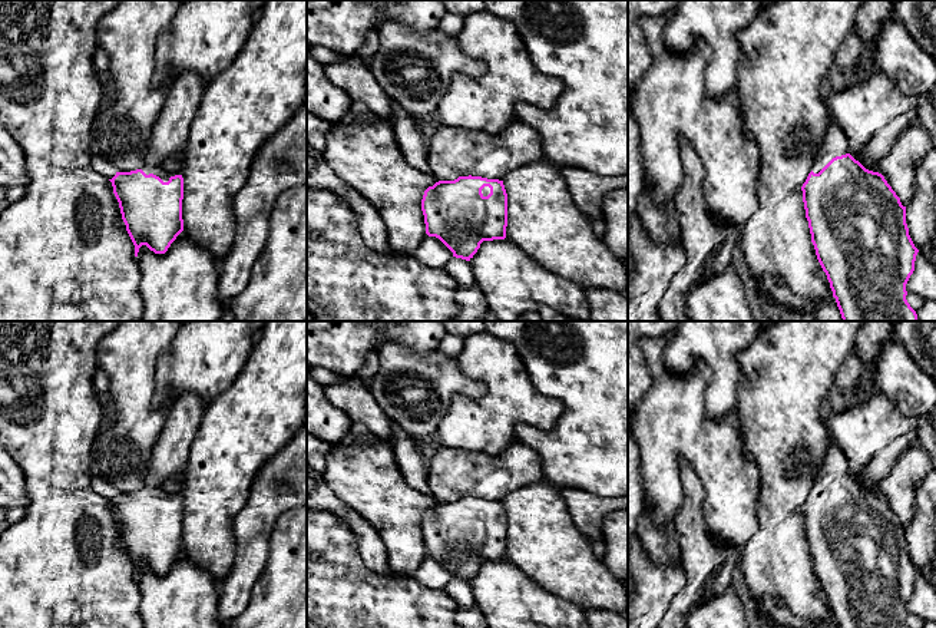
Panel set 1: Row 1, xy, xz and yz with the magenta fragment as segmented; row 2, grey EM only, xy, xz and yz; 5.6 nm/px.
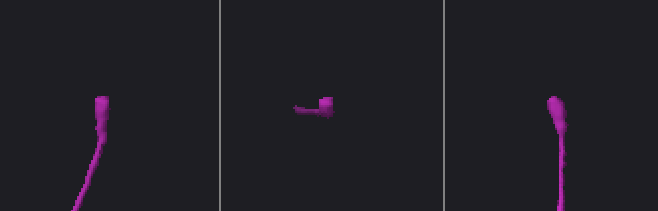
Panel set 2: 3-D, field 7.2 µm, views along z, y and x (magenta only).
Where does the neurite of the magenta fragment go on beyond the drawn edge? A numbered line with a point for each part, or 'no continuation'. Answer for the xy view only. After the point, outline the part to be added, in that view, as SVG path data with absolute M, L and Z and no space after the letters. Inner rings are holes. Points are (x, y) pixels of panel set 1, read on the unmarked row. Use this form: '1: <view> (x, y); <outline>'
1: xy (171, 452); M183 393L173 400L149 460L148 479L142 487L146 496L153 495L163 503L183 496L166 493L163 483L183 475L204 409L204 401L192 393Z

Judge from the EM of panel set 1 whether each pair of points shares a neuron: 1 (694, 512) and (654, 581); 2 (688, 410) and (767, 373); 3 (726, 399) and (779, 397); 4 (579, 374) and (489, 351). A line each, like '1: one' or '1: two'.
1: two
2: two
3: two
4: two

